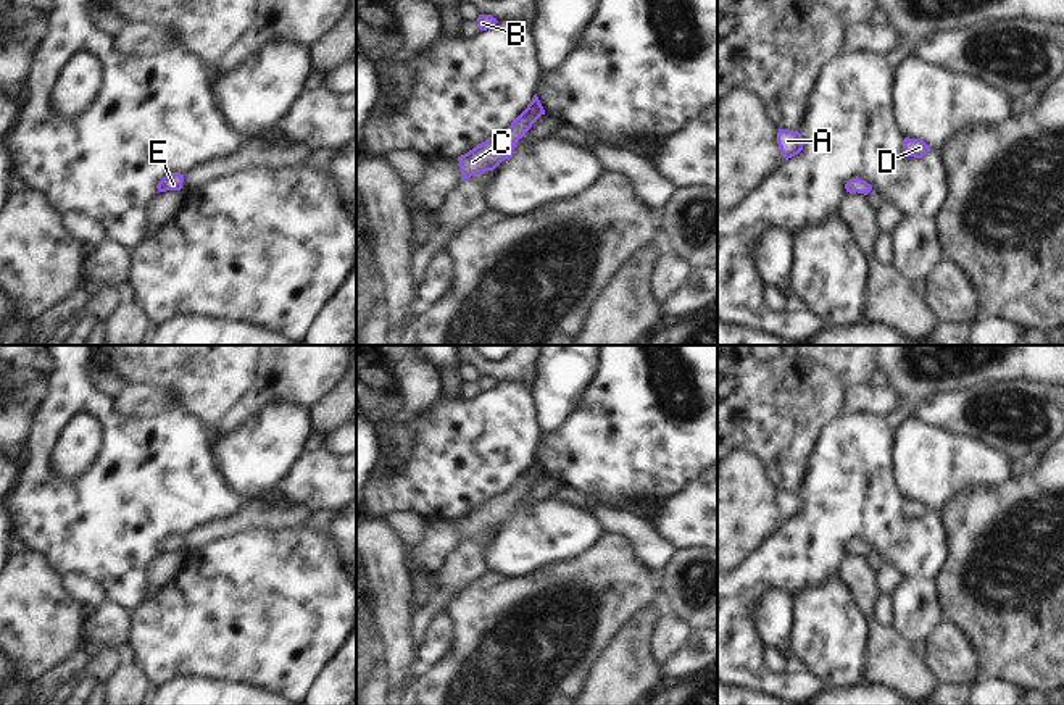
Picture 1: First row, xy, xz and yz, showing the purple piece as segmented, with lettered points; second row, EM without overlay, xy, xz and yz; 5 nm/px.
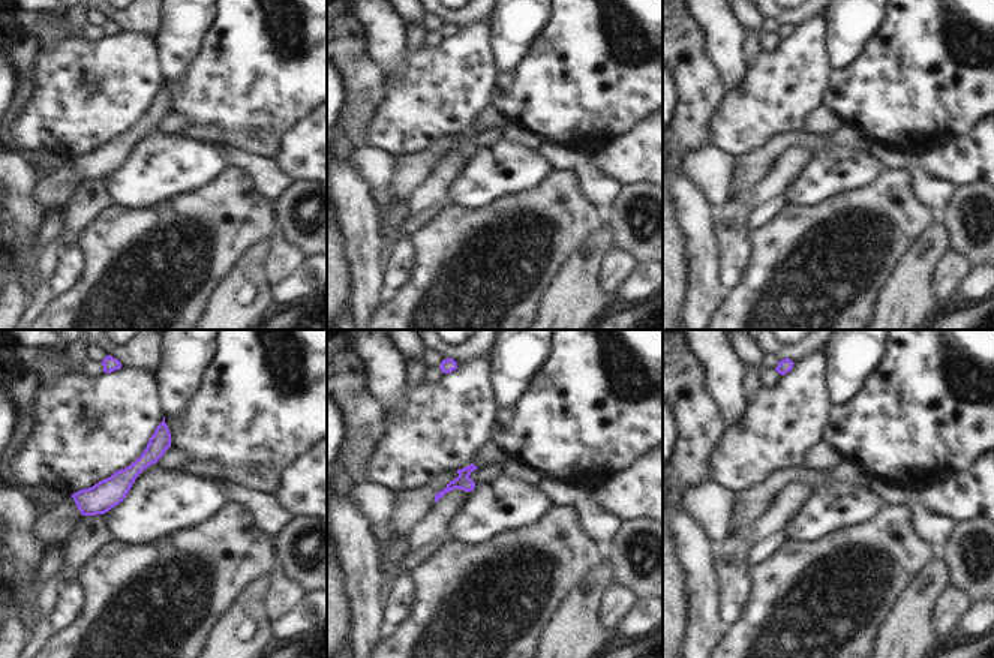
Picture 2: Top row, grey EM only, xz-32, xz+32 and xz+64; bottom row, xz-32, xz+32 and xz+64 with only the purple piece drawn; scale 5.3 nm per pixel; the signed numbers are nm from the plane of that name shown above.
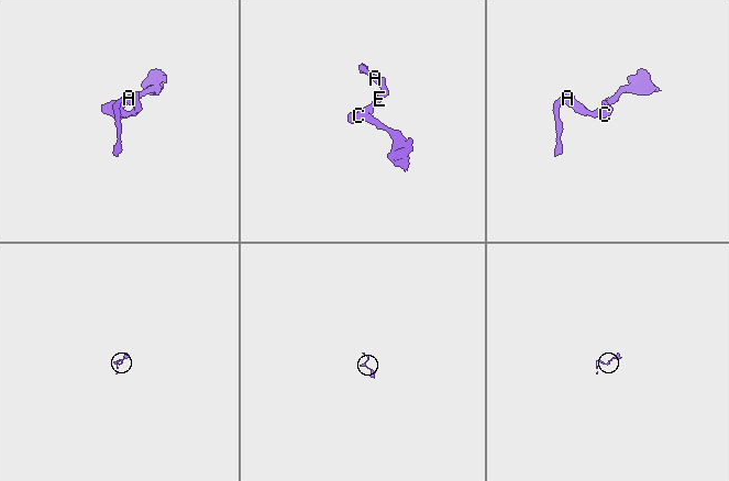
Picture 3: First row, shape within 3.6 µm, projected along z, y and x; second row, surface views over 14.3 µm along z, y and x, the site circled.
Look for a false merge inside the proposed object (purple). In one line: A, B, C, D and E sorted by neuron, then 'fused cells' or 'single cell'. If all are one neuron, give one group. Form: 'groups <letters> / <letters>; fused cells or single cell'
groups A B C D E; single cell

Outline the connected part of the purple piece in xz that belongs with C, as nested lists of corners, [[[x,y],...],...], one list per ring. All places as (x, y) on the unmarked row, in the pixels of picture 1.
[[[535,455],[527,469],[511,484],[506,492],[488,499],[468,515],[458,518],[461,542],[485,532],[493,532],[513,515],[517,502],[526,497],[526,494],[542,476],[545,476],[545,471]]]

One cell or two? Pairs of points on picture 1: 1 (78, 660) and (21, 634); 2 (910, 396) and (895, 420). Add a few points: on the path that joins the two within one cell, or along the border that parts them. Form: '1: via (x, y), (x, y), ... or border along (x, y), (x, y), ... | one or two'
1: border along (79, 649), (37, 678) | two
2: via (908, 402), (901, 413) | one

